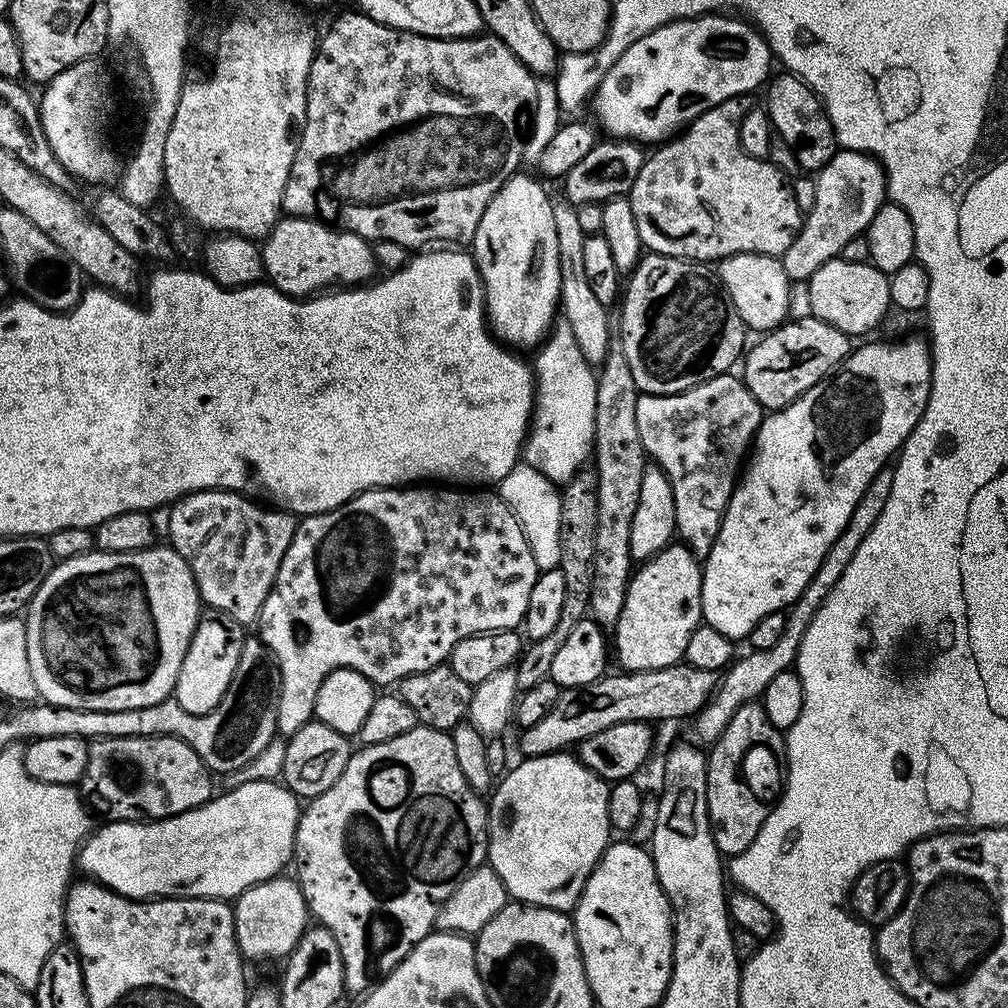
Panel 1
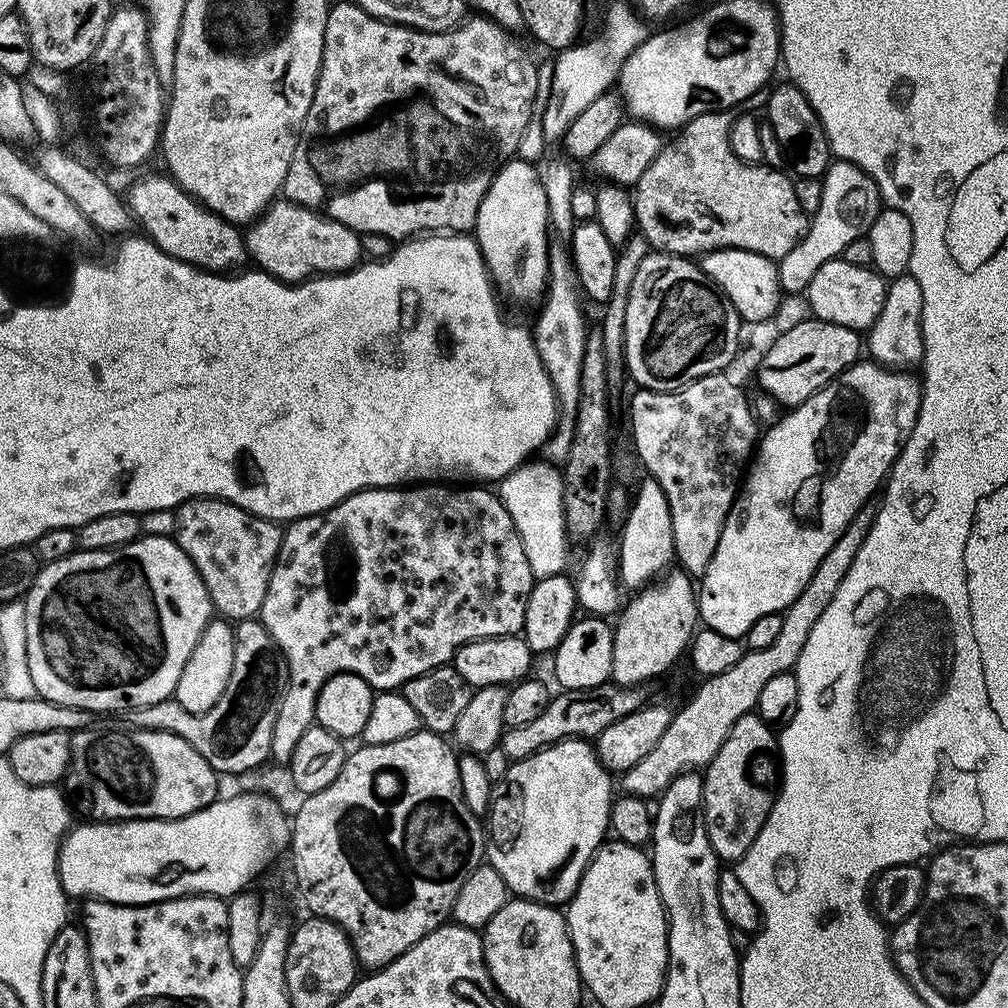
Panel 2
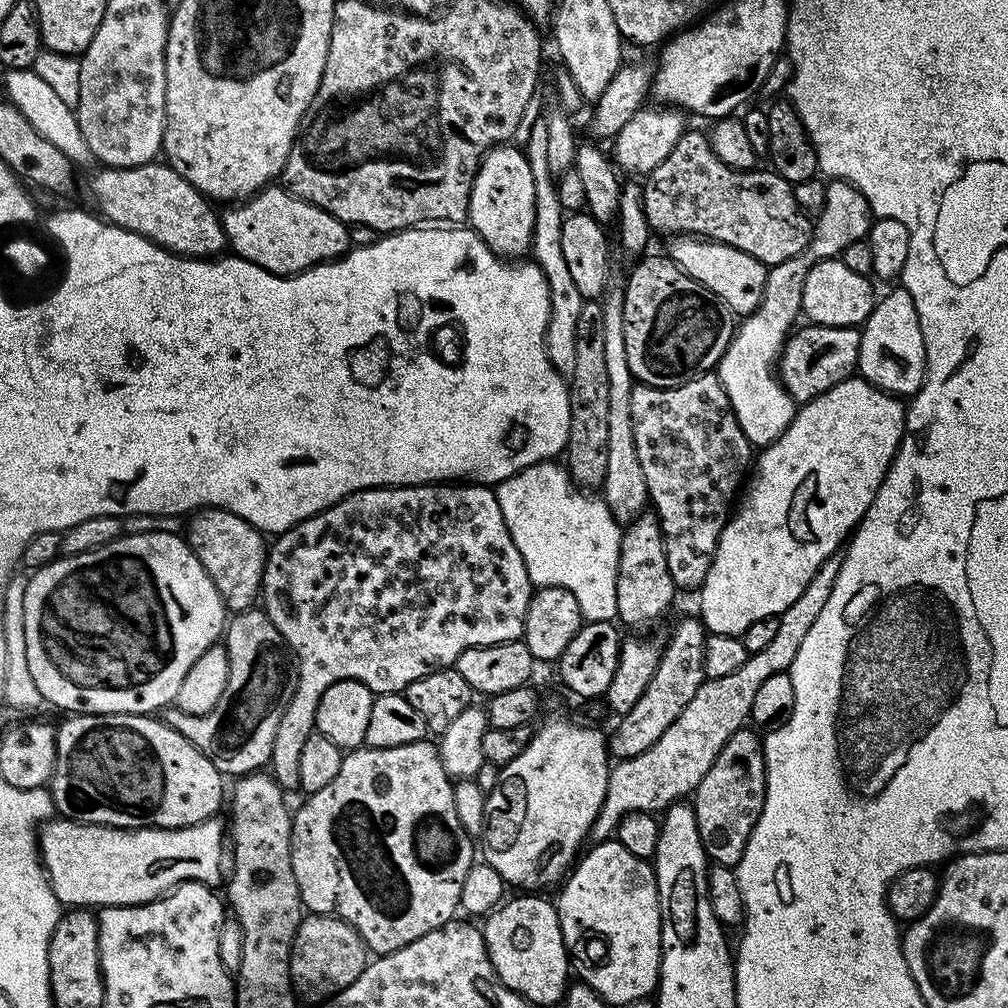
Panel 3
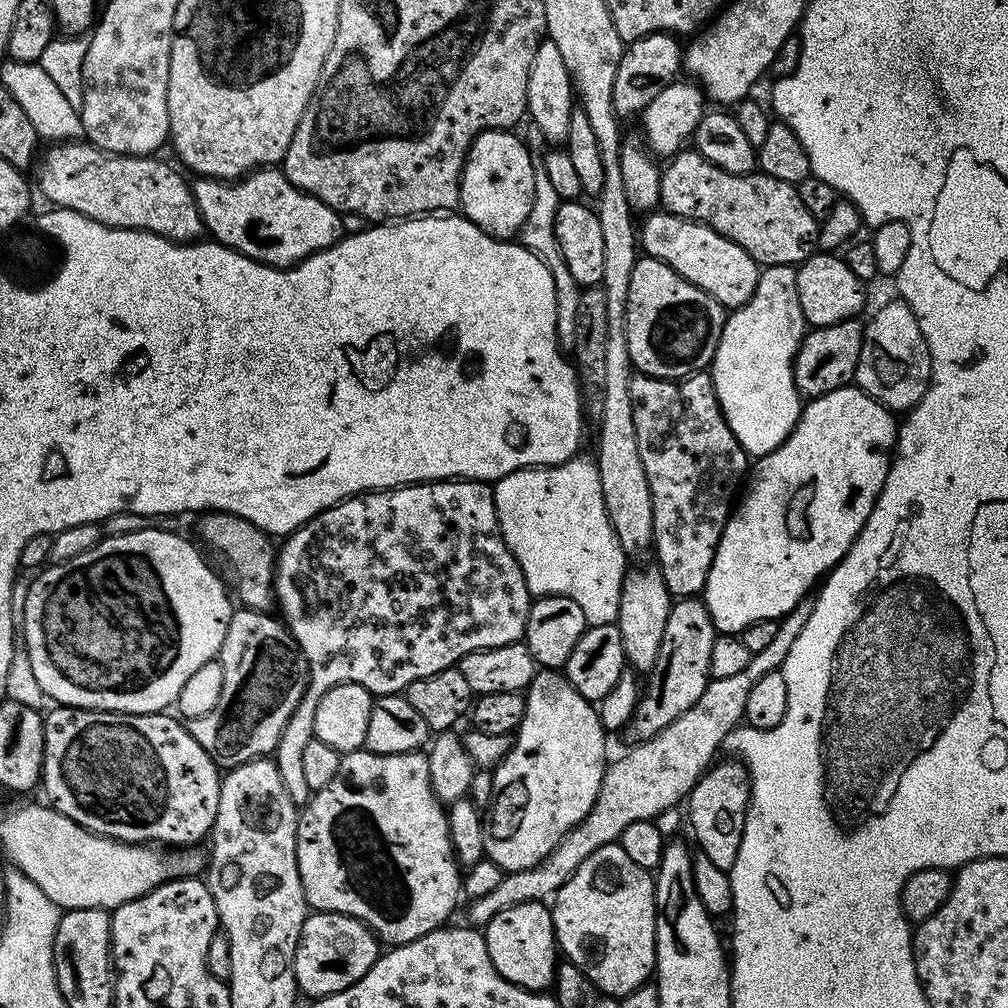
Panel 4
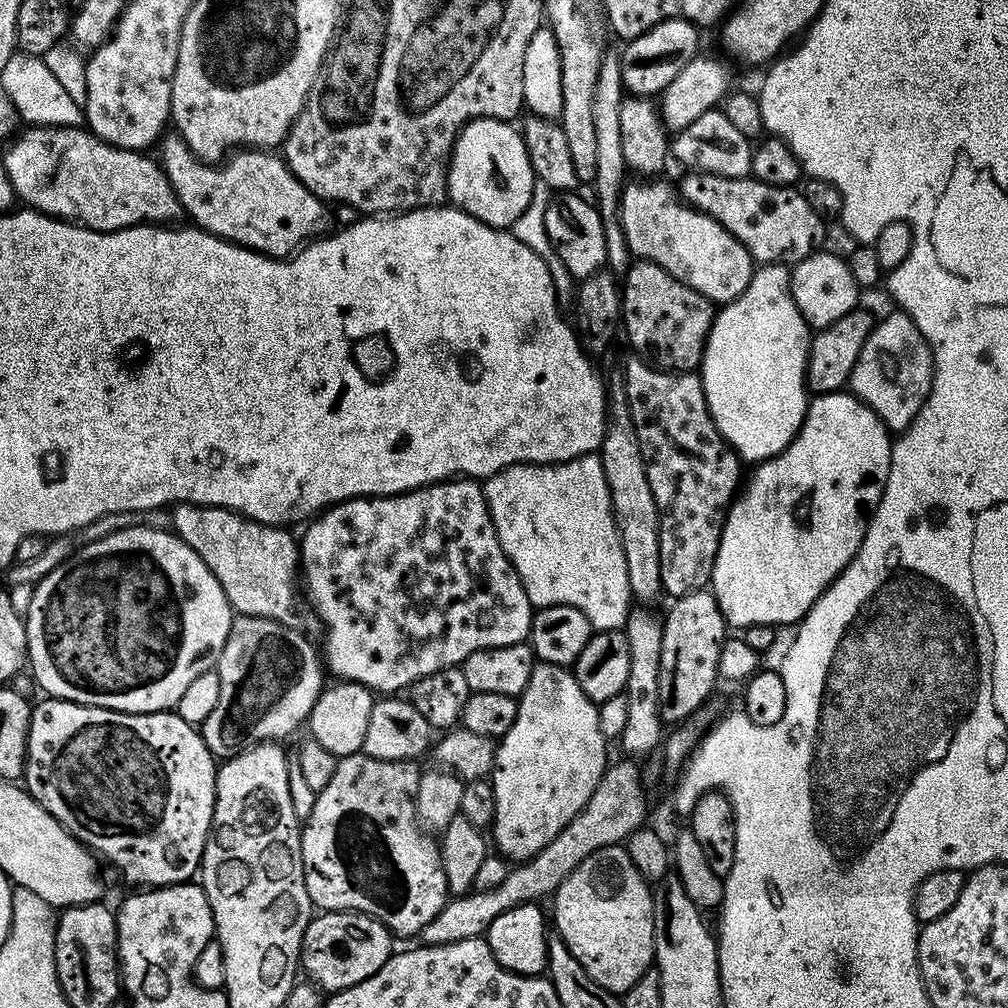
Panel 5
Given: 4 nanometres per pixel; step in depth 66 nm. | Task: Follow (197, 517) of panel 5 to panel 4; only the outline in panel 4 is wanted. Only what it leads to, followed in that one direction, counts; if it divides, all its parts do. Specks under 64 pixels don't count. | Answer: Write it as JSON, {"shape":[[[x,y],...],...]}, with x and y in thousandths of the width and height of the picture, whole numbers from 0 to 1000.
{"shape":[[[213,506],[197,513],[196,532],[197,530],[212,547],[218,548],[220,555],[226,558],[226,563],[234,574],[234,587],[239,595],[237,598],[244,603],[269,604],[272,599],[272,564],[275,549],[271,533],[240,514]]]}

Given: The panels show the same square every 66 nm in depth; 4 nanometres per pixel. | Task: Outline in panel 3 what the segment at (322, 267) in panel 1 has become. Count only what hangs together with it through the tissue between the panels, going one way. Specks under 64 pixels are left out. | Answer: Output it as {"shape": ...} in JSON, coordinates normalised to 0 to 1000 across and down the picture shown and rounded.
{"shape":[[[281,185],[260,187],[253,194],[223,206],[226,207],[220,210],[220,221],[226,236],[226,246],[233,253],[260,264],[274,274],[293,274],[295,270],[303,270],[313,262],[322,262],[324,258],[332,258],[334,254],[340,254],[347,245],[346,223],[340,222],[338,218],[331,216],[331,212],[323,208],[303,198],[297,198]]]}

